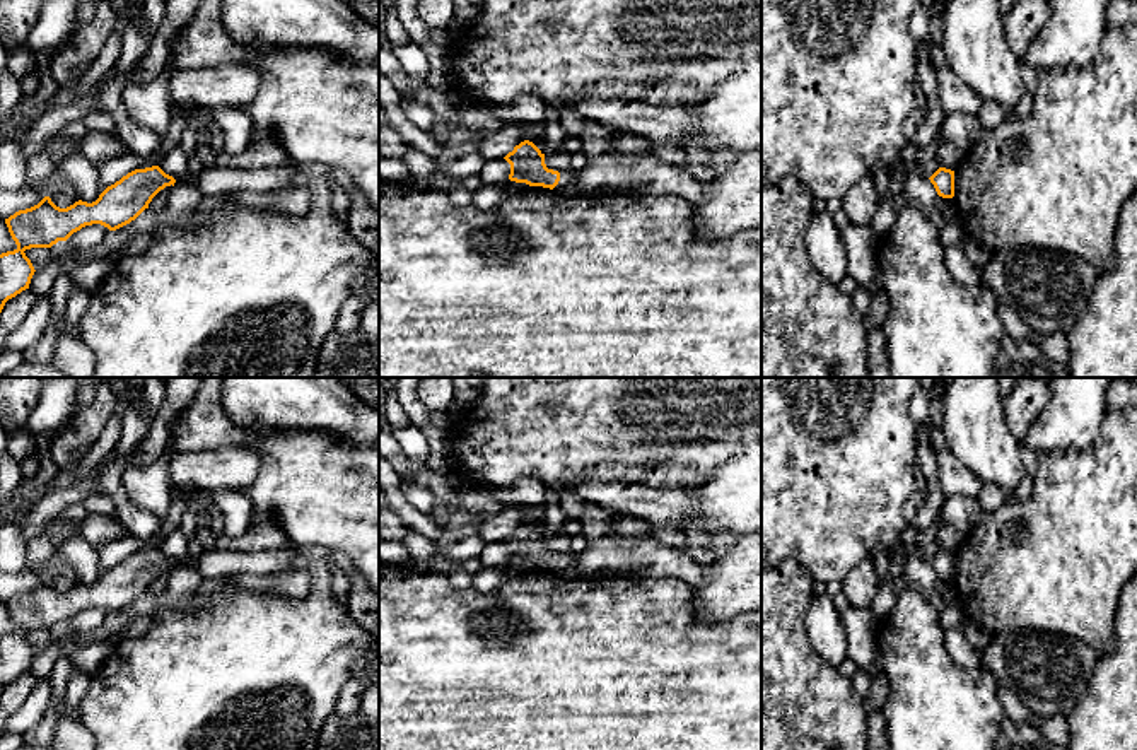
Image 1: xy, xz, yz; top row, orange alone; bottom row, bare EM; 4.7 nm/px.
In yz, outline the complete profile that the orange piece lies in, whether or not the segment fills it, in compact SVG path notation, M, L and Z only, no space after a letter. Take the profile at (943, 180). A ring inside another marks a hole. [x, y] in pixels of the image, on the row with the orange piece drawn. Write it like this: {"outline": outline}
{"outline": "M939 167L929 179L934 185L939 196L954 196L954 171Z"}

